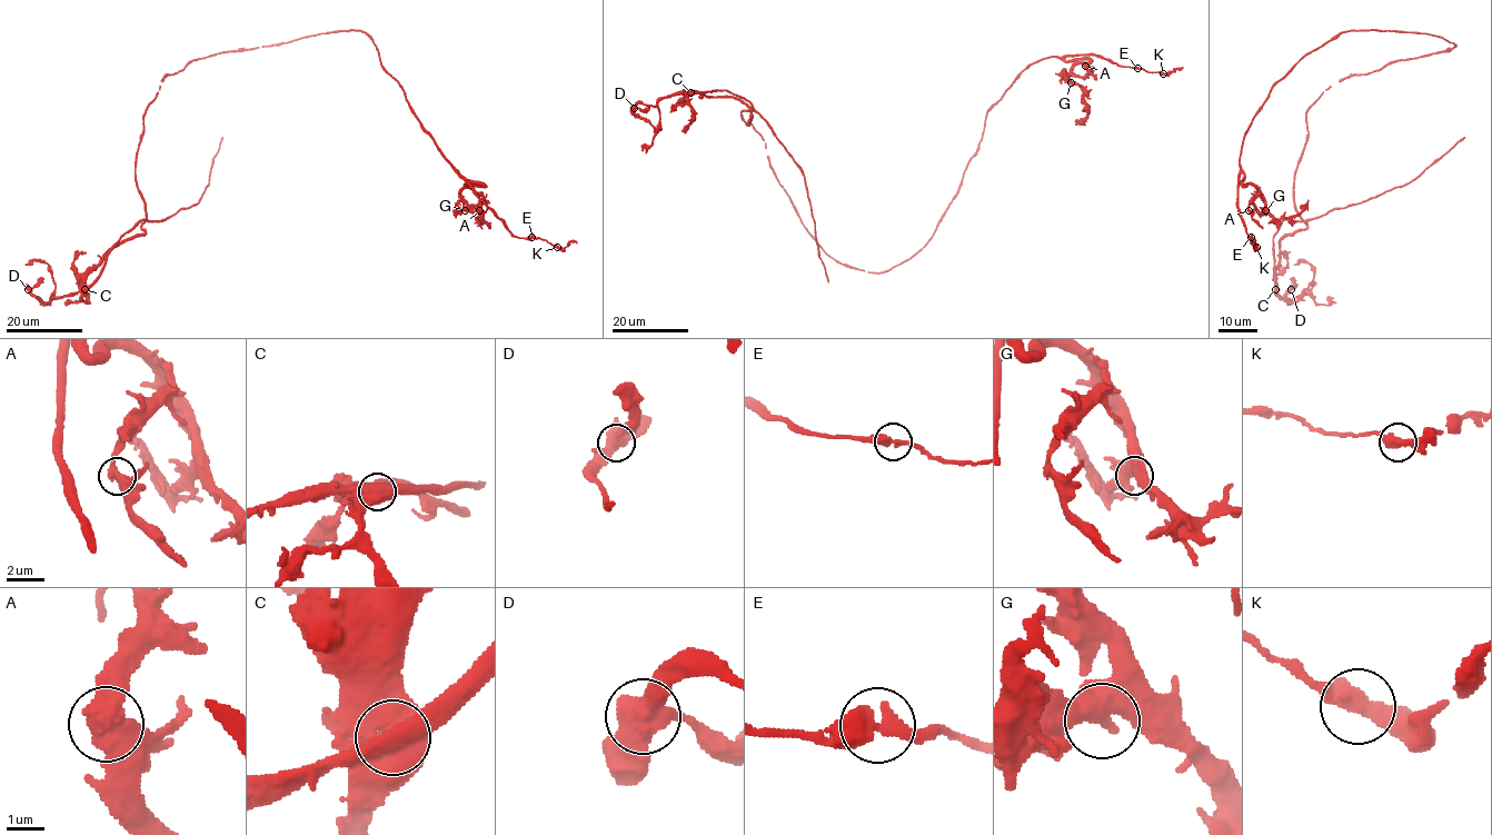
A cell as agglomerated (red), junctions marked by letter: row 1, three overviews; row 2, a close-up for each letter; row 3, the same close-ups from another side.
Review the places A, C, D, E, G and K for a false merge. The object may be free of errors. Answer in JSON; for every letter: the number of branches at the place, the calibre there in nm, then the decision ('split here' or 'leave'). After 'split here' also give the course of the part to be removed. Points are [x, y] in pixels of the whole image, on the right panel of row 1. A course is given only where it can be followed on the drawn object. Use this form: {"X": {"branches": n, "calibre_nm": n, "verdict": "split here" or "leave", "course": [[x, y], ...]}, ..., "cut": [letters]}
{"A": {"branches": 2, "calibre_nm": 500, "verdict": "leave"}, "C": {"branches": 2, "calibre_nm": 850, "verdict": "split here", "course": [[1276, 289], [1273, 236], [1284, 220], [1312, 220], [1410, 182], [1465, 138]]}, "D": {"branches": 3, "calibre_nm": 550, "verdict": "leave"}, "E": {"branches": 2, "calibre_nm": 440, "verdict": "leave"}, "G": {"branches": 2, "calibre_nm": 550, "verdict": "leave"}, "K": {"branches": 2, "calibre_nm": 480, "verdict": "leave"}, "cut": ["C"]}

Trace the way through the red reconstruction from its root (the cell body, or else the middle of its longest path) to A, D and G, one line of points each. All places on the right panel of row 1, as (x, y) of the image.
A: (1381, 68), (1455, 46), (1350, 30), (1309, 52), (1244, 137), (1242, 185), (1260, 190), (1249, 210)
D: (1381, 68), (1340, 80), (1306, 112), (1293, 187), (1306, 227), (1280, 241), (1275, 274), (1289, 301), (1291, 289)
G: (1381, 68), (1455, 46), (1350, 30), (1309, 52), (1272, 88), (1242, 142), (1242, 185), (1265, 210)

